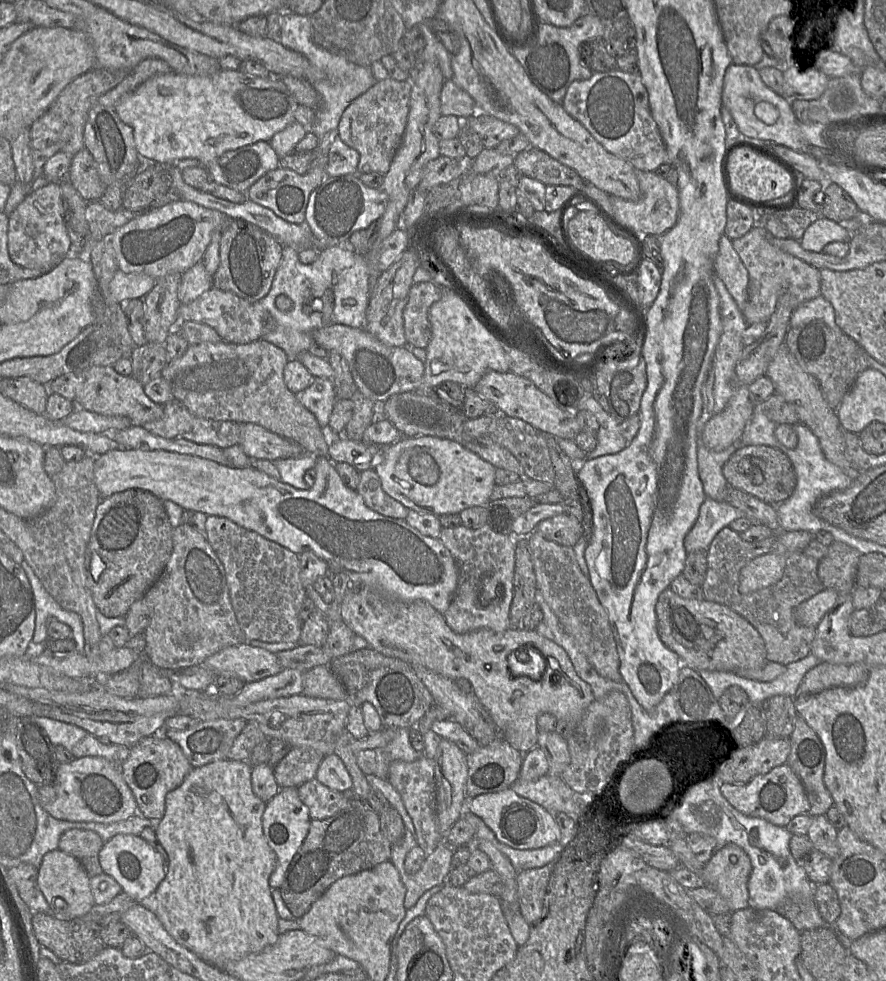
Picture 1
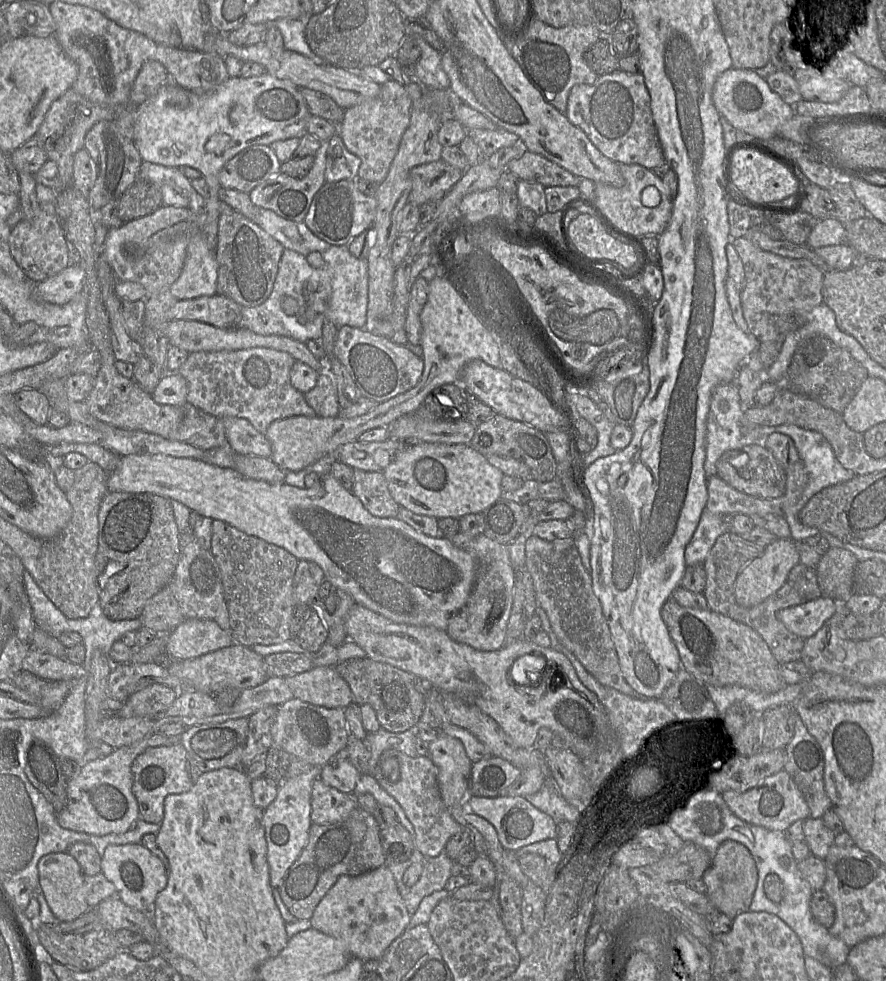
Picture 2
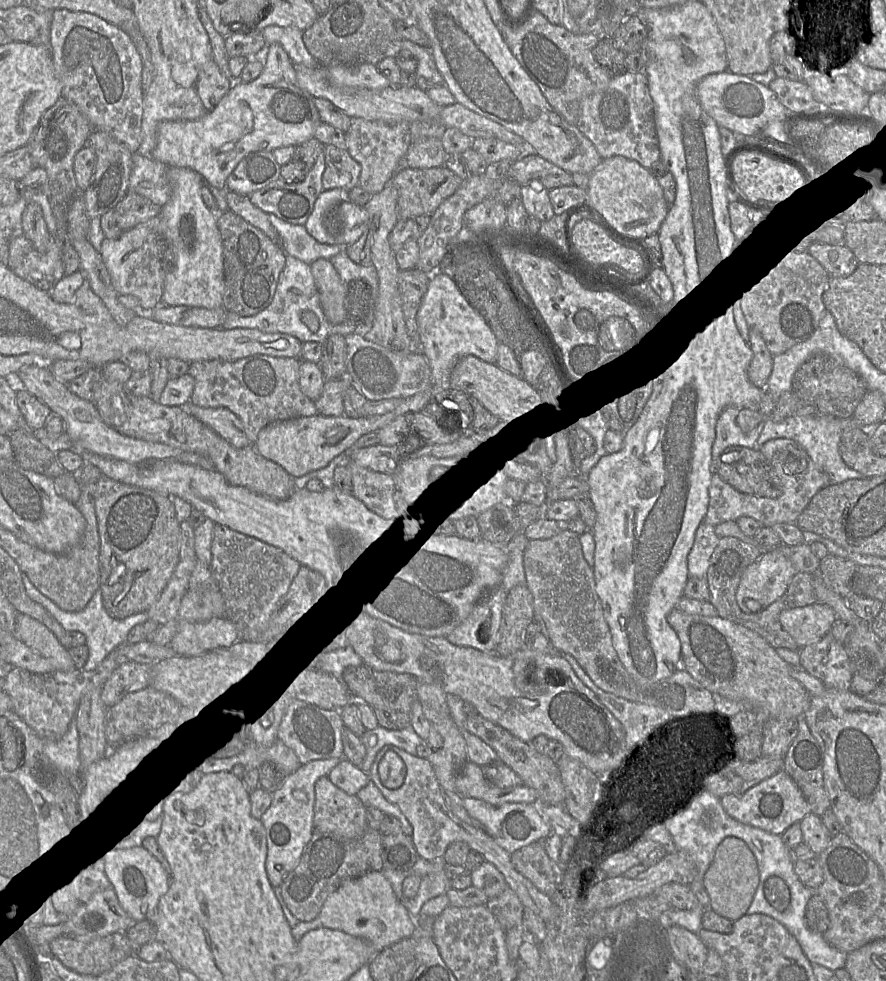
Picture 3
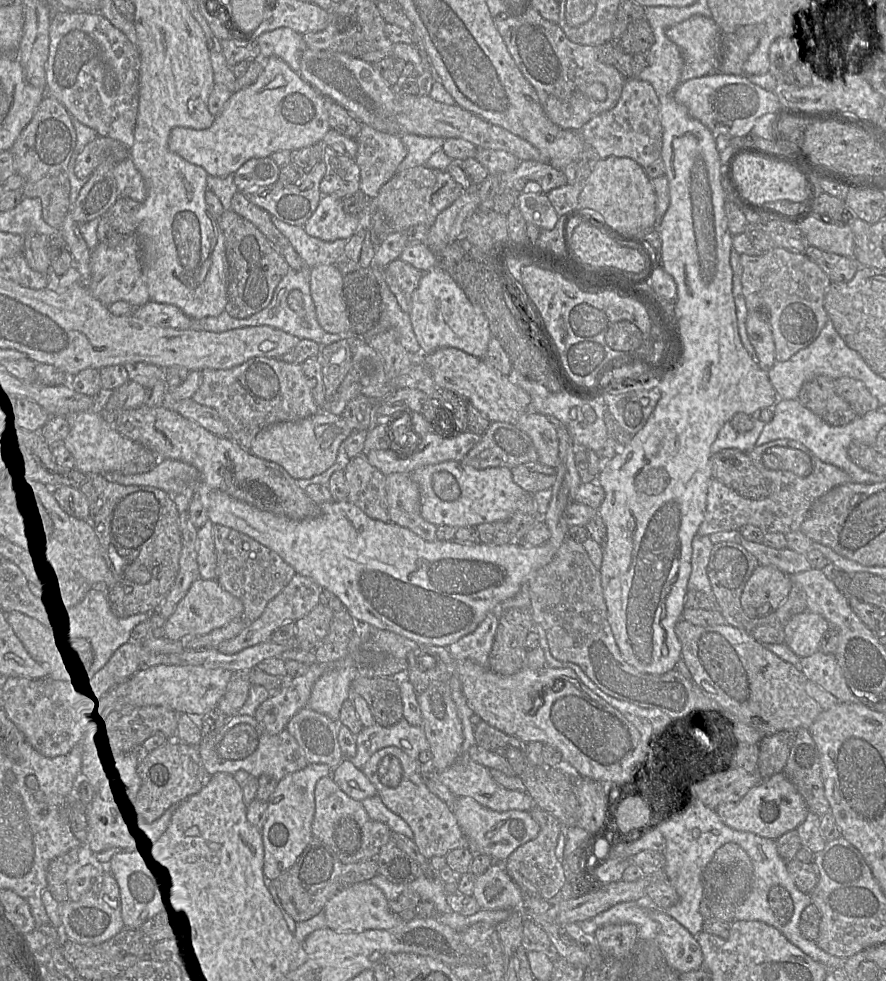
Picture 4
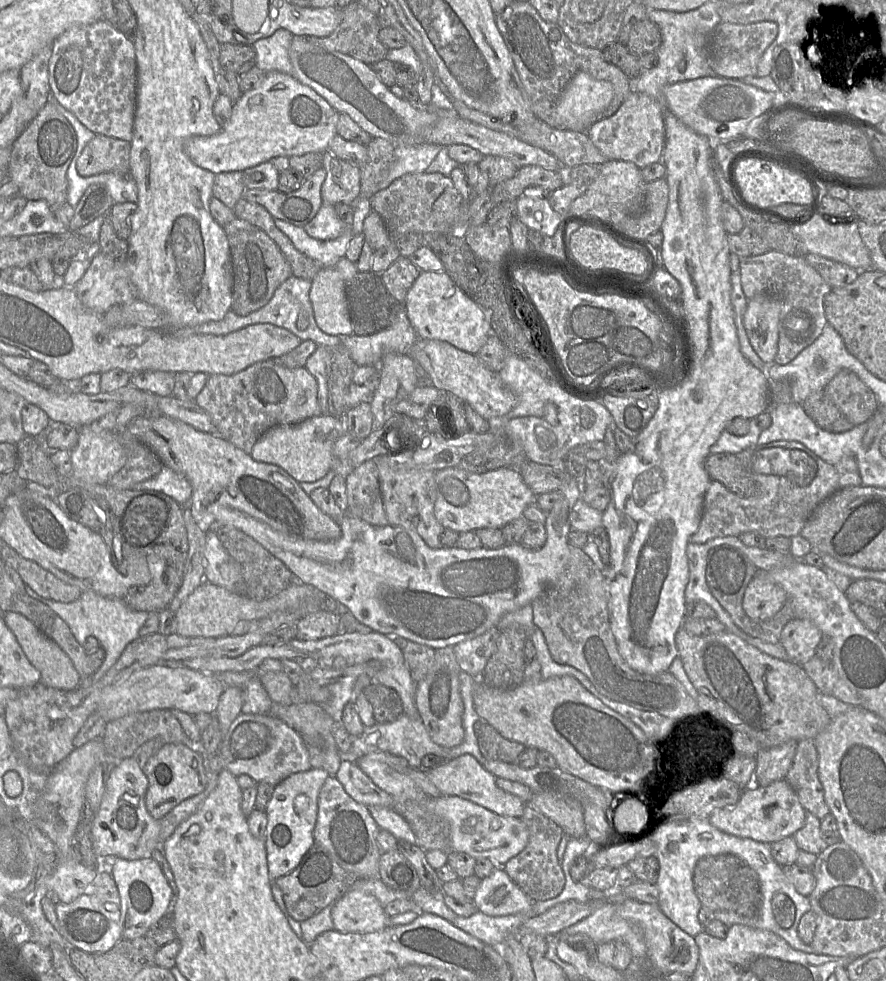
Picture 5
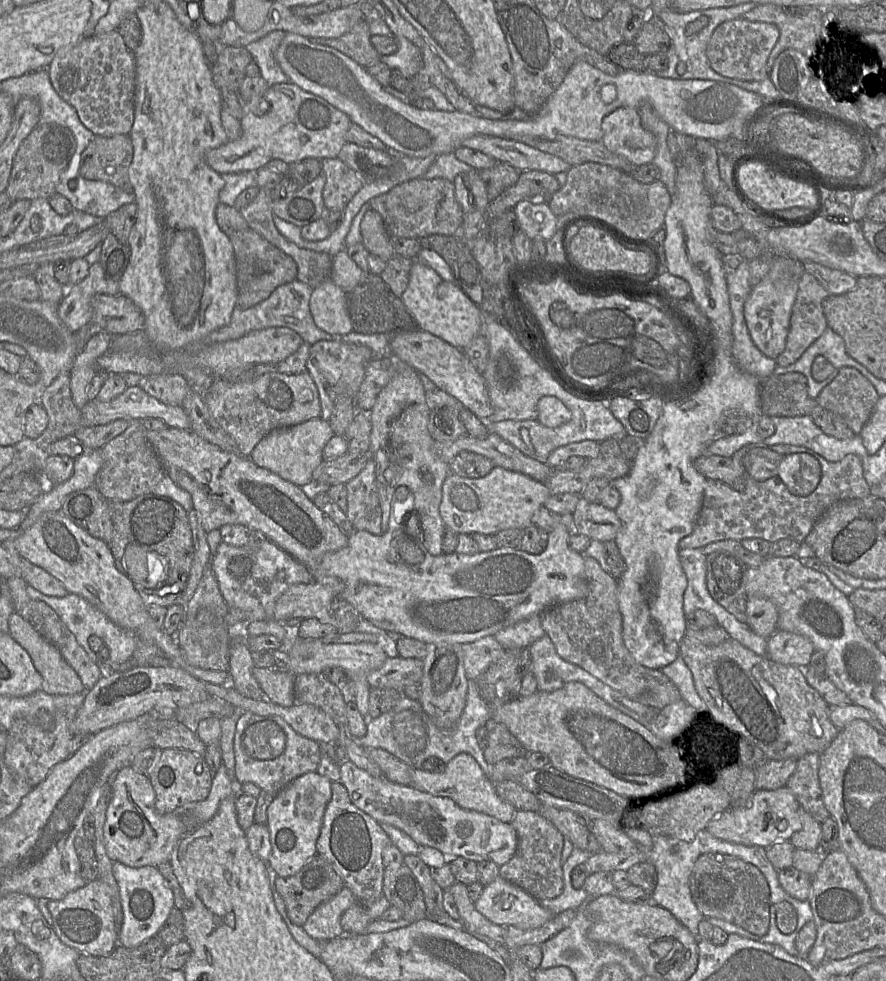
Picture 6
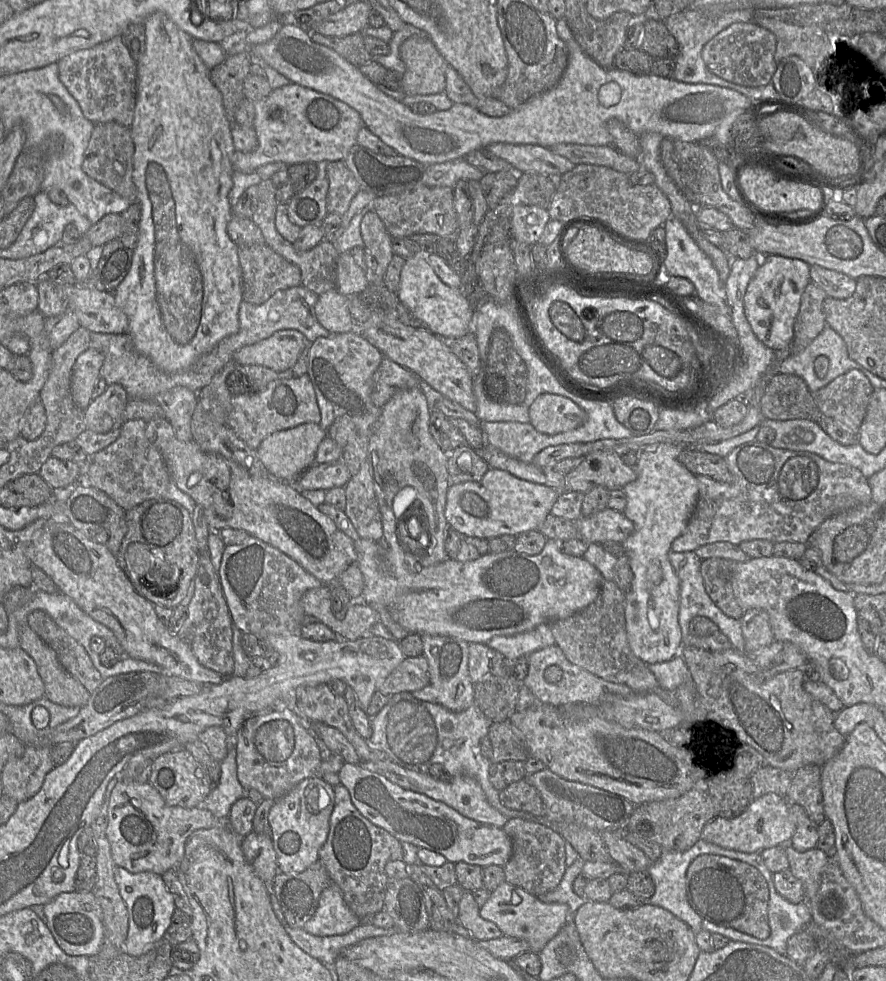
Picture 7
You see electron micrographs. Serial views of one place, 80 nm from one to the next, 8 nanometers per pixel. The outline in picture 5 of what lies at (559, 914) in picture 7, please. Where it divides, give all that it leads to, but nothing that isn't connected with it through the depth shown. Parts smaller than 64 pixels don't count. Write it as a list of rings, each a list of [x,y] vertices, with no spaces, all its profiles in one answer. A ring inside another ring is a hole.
[[[497,866],[490,875],[481,879],[473,902],[479,911],[489,916],[528,913],[532,905],[532,900],[501,866]]]

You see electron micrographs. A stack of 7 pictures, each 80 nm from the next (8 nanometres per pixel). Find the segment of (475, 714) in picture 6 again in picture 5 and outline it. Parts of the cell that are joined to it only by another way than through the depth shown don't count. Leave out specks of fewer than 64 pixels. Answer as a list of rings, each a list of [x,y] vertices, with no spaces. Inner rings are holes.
[[[461,671],[459,675],[460,693],[464,704],[463,711],[463,728],[464,738],[463,741],[454,747],[442,747],[432,741],[429,736],[421,718],[417,716],[408,716],[402,713],[396,720],[388,723],[375,723],[372,726],[365,727],[360,736],[354,738],[353,744],[347,752],[344,752],[344,761],[356,763],[359,758],[366,754],[373,752],[388,752],[396,756],[405,758],[410,767],[422,768],[421,760],[427,754],[438,756],[443,761],[452,760],[462,754],[470,754],[476,758],[481,764],[484,760],[482,756],[477,737],[475,734],[475,723],[480,720],[473,703],[473,692],[476,679],[466,672]]]

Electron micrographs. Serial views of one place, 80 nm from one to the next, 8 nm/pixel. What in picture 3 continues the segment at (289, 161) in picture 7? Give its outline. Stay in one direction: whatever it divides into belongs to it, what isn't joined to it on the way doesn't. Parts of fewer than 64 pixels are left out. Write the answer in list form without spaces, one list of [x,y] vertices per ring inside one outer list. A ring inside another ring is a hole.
[[[272,43],[266,46],[267,49],[267,56],[265,64],[263,65],[263,70],[261,74],[253,81],[248,83],[243,83],[238,80],[232,81],[232,86],[227,94],[221,99],[218,105],[210,112],[207,112],[205,116],[198,120],[192,121],[163,121],[159,124],[157,129],[157,142],[156,146],[151,154],[151,158],[163,163],[166,166],[174,166],[174,167],[183,167],[189,168],[191,170],[196,171],[199,173],[204,182],[210,186],[215,187],[218,189],[222,189],[226,187],[226,180],[228,176],[233,172],[235,167],[238,163],[248,154],[257,151],[269,151],[272,152],[273,150],[286,147],[286,146],[298,146],[309,139],[314,137],[315,129],[321,123],[319,113],[314,105],[314,97],[308,93],[307,91],[301,89],[298,86],[296,74],[293,68],[293,63],[291,62],[290,58],[288,57],[287,53],[283,49],[283,47],[278,43]]]

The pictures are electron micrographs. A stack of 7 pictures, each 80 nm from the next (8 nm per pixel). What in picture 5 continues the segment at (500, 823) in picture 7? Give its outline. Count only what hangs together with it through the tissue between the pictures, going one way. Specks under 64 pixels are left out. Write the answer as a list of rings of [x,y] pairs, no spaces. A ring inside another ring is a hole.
[[[462,754],[452,760],[442,761],[439,765],[425,770],[429,780],[443,796],[461,797],[500,816],[521,818],[523,814],[526,804],[519,797],[499,788],[495,783],[496,777],[470,754]]]

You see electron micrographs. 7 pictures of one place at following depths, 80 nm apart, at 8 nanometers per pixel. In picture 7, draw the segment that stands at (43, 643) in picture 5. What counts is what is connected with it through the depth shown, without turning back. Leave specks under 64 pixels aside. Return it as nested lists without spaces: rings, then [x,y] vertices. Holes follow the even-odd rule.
[[[28,624],[19,629],[19,647],[35,662],[44,682],[45,697],[65,707],[83,707],[91,693],[61,665],[57,653]]]

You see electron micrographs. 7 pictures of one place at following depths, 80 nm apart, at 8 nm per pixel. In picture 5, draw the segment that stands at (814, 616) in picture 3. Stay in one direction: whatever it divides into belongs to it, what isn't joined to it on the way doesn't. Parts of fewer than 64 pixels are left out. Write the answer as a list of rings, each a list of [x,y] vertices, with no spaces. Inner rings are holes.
[[[794,618],[782,629],[779,643],[792,662],[803,665],[815,655],[822,635],[821,630],[811,621]]]

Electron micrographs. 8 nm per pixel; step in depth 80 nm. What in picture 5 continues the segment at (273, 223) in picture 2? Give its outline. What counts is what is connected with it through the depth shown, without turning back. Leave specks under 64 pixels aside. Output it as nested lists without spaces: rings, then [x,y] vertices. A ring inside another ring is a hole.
[[[273,218],[273,221],[299,252],[318,262],[321,268],[335,268],[337,262],[345,256],[353,236],[351,231],[353,221],[347,224],[347,230],[341,236],[333,240],[315,239],[310,237],[303,227],[286,223],[277,218]]]

